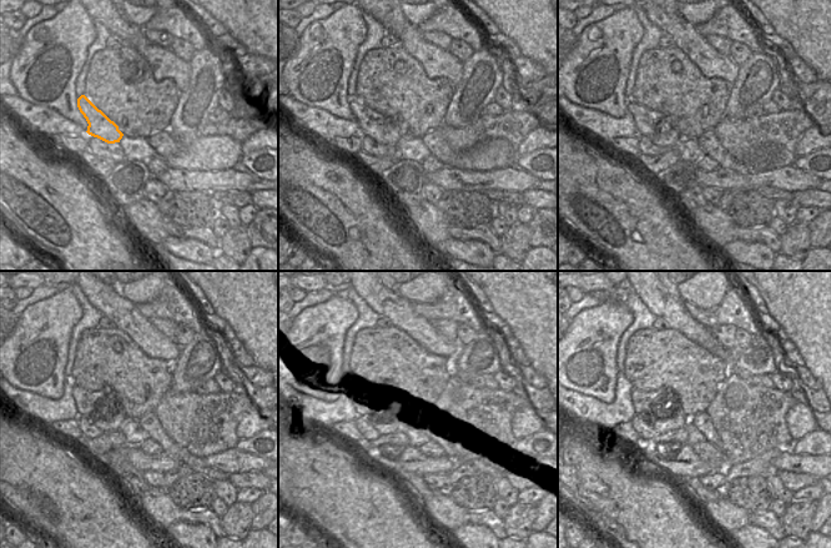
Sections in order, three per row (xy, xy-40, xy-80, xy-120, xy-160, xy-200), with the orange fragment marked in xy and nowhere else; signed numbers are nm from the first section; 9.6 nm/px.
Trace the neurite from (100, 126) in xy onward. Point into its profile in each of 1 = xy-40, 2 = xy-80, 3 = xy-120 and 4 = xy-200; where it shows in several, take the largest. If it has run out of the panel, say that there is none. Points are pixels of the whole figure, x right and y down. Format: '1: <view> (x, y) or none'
1: xy-40 (372, 124)
2: xy-80 (648, 121)
3: xy-120 (89, 403)
4: xy-200 (645, 403)

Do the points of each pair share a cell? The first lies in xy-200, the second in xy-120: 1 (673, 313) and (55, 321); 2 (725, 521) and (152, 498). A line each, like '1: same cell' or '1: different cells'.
1: different cells
2: same cell

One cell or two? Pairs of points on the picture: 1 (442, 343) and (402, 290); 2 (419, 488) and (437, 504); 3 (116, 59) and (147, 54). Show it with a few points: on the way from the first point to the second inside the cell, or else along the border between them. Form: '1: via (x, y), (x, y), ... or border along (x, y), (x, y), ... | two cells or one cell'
1: border along (394, 288), (401, 296), (412, 302) | two cells
2: border along (441, 492), (421, 498), (417, 502) | two cells
3: border along (127, 43), (147, 63), (156, 80) | two cells

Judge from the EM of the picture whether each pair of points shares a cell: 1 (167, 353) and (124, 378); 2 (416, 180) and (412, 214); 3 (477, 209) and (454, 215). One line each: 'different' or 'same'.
1: different
2: different
3: same

